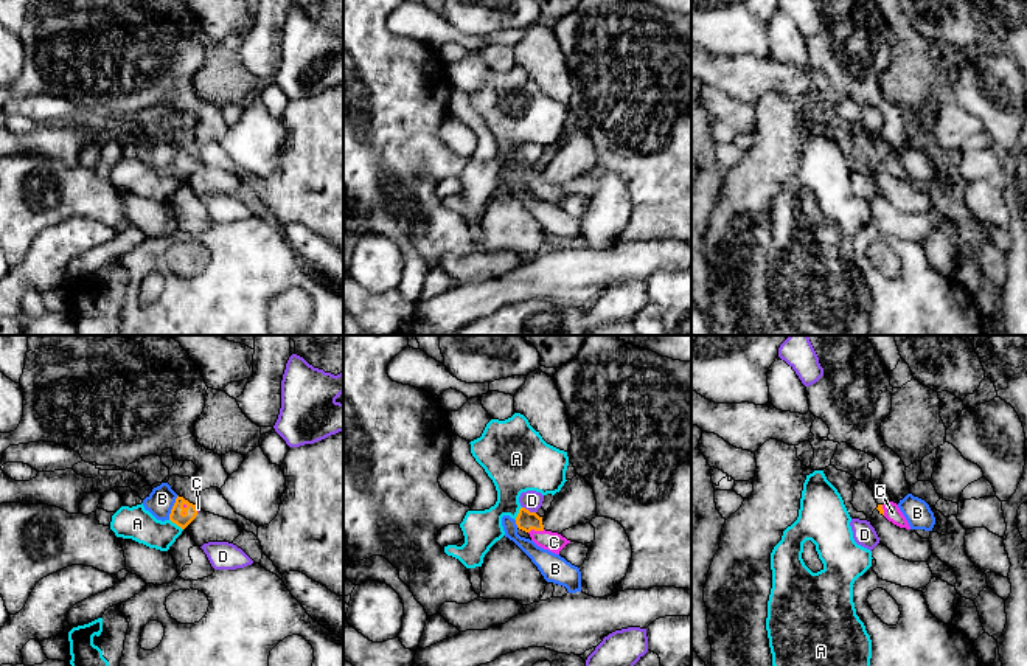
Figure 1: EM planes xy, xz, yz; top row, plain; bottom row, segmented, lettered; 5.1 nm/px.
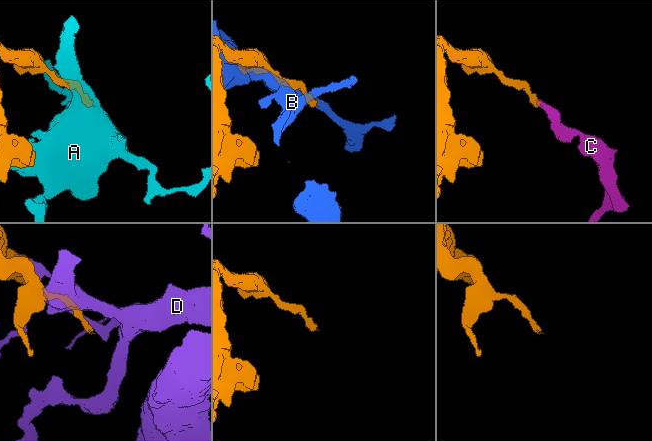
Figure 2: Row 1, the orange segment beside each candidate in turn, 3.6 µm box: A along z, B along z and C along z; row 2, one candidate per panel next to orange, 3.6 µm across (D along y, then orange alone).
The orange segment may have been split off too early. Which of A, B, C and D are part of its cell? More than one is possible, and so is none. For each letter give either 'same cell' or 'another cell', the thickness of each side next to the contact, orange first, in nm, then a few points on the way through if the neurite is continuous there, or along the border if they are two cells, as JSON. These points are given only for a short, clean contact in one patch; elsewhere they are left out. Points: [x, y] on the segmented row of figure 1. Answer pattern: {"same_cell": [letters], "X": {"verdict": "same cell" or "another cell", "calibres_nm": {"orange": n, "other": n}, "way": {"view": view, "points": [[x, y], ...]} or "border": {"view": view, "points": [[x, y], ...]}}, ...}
{"same_cell": ["C"], "A": {"verdict": "another cell", "calibres_nm": {"orange": 70, "other": 170}}, "B": {"verdict": "another cell", "calibres_nm": {"orange": 70, "other": 140}}, "C": {"verdict": "same cell", "calibres_nm": {"orange": 110, "other": 100}, "way": {"view": "xz", "points": [[525, 520], [536, 530], [553, 542]]}}, "D": {"verdict": "another cell", "calibres_nm": {"orange": 110, "other": 110}}}

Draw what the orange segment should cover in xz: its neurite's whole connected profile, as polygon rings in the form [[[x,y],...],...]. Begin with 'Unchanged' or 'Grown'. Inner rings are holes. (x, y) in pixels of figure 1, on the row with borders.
Grown. [[[525,508],[519,509],[519,514],[516,517],[516,525],[519,529],[530,534],[531,540],[555,554],[559,554],[559,551],[570,543],[566,537],[562,537],[558,532],[545,531],[542,525],[542,517],[539,517],[536,512],[530,512]]]

